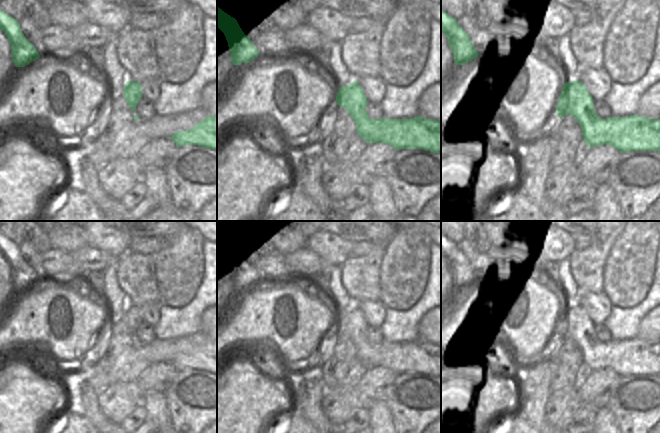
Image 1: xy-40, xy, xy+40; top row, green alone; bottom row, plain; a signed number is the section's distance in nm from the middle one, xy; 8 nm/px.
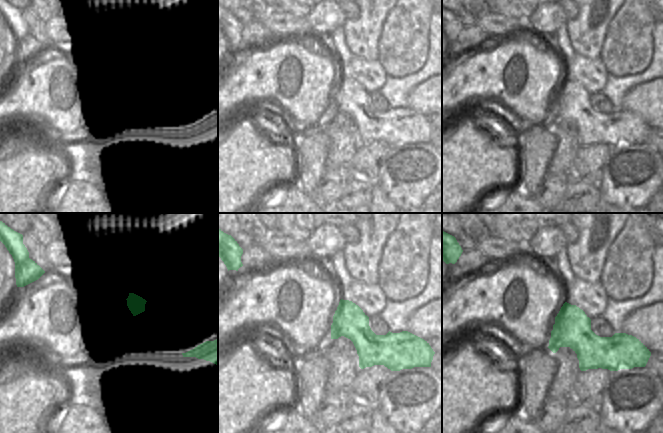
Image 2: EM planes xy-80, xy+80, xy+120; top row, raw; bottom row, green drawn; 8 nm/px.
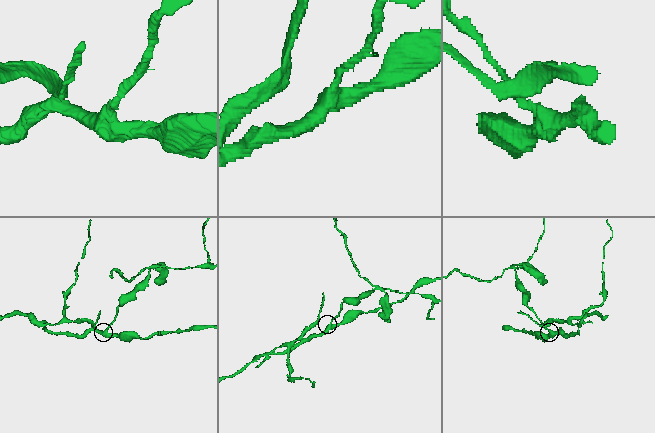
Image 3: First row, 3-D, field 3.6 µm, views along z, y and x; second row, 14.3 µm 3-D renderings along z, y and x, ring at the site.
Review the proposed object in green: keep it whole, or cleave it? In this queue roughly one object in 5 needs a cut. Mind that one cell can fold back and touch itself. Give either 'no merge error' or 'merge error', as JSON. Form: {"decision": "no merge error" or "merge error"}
{"decision": "no merge error"}

